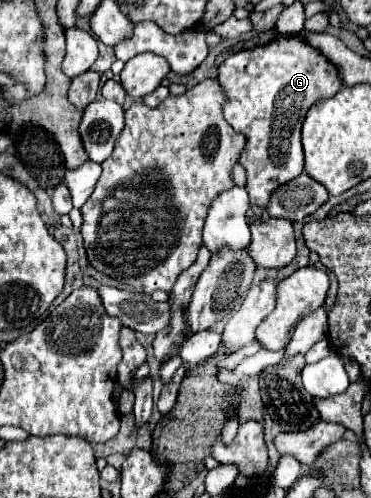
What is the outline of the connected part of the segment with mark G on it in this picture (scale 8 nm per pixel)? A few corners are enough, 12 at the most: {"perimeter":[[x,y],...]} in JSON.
{"perimeter":[[299,38],[219,66],[251,206],[303,172],[301,126],[343,86]]}

